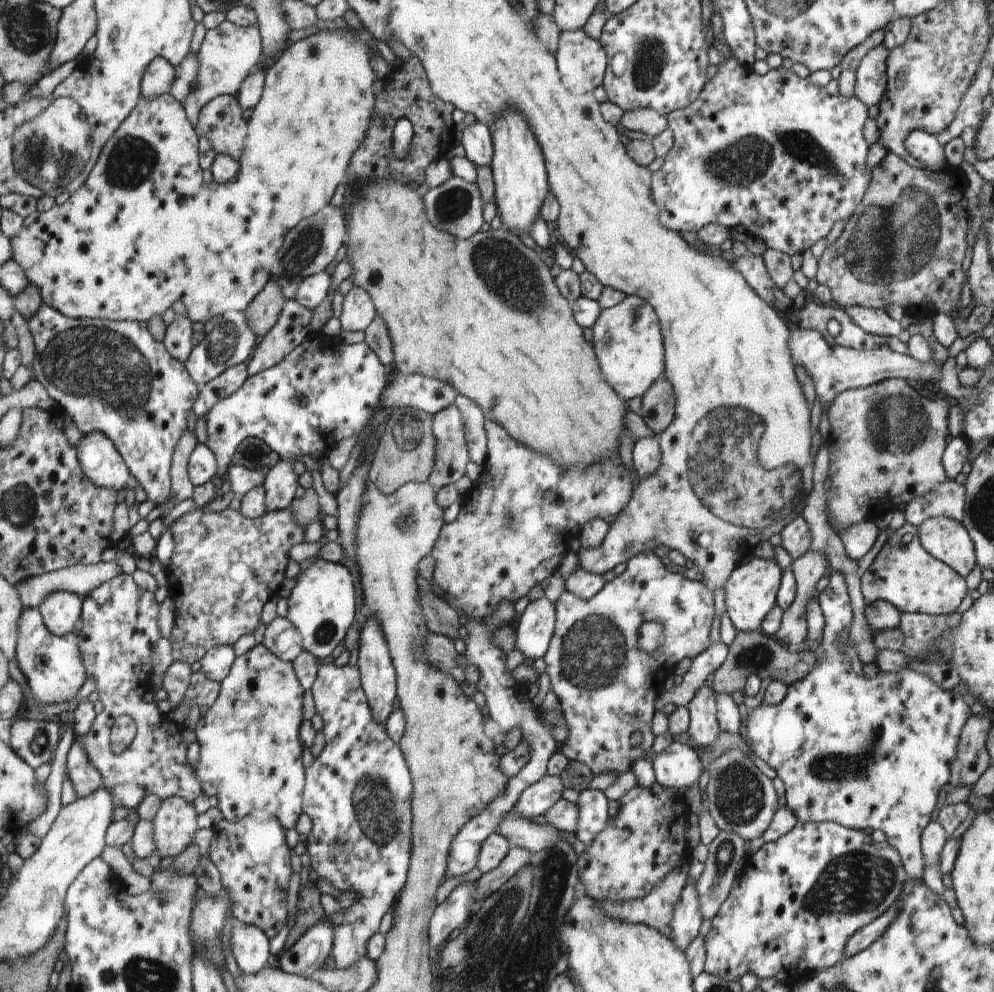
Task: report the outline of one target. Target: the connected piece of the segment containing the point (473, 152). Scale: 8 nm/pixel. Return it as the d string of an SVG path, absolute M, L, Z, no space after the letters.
M482 122L470 124L462 133L461 143L465 156L477 168L490 166L495 153L491 128Z

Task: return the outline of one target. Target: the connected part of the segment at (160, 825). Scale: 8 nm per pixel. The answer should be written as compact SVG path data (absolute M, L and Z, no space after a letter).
M170 796L162 801L154 820L154 842L160 856L180 854L194 840L196 812L194 804L180 796Z

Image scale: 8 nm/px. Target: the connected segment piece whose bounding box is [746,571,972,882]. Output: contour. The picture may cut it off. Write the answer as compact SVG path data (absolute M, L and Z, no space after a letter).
M834 572L823 581L820 587L821 594L819 602L824 614L824 634L822 634L822 642L814 648L816 654L816 664L814 668L808 672L808 675L798 682L788 687L787 697L778 705L766 706L760 704L757 708L752 709L750 716L746 718L746 736L748 736L748 744L752 748L752 752L761 758L770 768L776 771L780 780L784 782L786 787L786 807L794 814L797 822L816 822L833 821L842 826L855 830L880 830L884 832L887 844L890 844L898 852L901 862L904 866L907 878L913 882L922 880L924 873L924 860L921 852L921 835L924 828L932 820L932 812L936 808L940 790L948 785L950 780L950 768L952 762L956 762L956 754L958 754L958 742L960 742L960 734L964 724L968 722L972 715L972 708L966 704L963 696L954 690L944 690L927 674L916 672L910 668L904 668L898 672L882 672L872 678L866 678L864 675L857 675L851 668L851 662L847 655L840 652L838 645L840 644L841 632L850 627L854 618L852 611L851 596L848 595L846 580L842 572Z

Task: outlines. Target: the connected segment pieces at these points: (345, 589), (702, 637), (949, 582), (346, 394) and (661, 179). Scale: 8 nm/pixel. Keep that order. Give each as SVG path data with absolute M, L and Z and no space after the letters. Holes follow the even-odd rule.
M317 559L296 578L292 594L288 598L288 620L302 636L302 647L314 657L325 659L344 640L354 623L354 610L358 588L352 584L351 572L343 564Z
M644 550L643 553L638 554L636 557L626 562L626 570L620 576L616 576L614 580L606 583L602 591L597 597L590 598L590 600L583 600L578 598L569 592L564 590L560 594L560 598L555 603L556 606L556 624L555 624L555 635L551 640L550 649L547 651L547 655L544 657L546 660L546 672L550 676L552 683L552 691L560 700L561 712L566 720L568 726L568 740L562 746L561 753L566 756L568 761L581 762L586 764L592 771L592 775L596 774L610 774L610 772L618 772L620 774L631 771L632 766L639 759L652 758L653 755L653 742L654 736L650 732L650 726L652 726L652 714L656 710L656 696L660 694L660 690L664 688L664 680L666 676L670 676L672 668L682 660L682 658L697 658L704 650L710 646L710 628L712 628L712 618L714 618L714 600L712 600L712 592L708 590L707 586L702 584L702 581L692 581L684 578L682 574L674 574L674 572L668 572L664 568L664 564L656 558L656 554L653 551ZM700 594L708 594L708 604L702 602L702 596ZM654 620L658 624L662 624L662 640L660 640L660 646L654 654L648 654L644 652L642 648L638 648L638 628L642 625L642 622ZM635 731L642 733L642 742L636 747L630 743L630 738Z
M908 523L896 532L884 534L883 548L861 577L862 595L867 605L885 601L900 612L950 615L969 594L966 577L933 558L919 540L918 527Z
M322 332L306 338L284 361L255 376L248 376L238 392L222 398L208 412L205 420L208 430L206 445L214 452L216 463L219 464L215 482L220 484L225 480L227 471L232 466L232 456L235 456L236 448L246 438L264 440L280 456L281 461L293 462L304 455L318 454L326 457L340 441L352 436L364 436L364 430L370 428L369 422L387 389L387 371L379 356L364 341L349 345L340 337L328 340Z
M714 9L710 18L710 32L714 32L711 38L718 38L722 44L718 46L718 51L722 52L726 60L717 66L718 72L707 86L704 86L699 99L692 105L681 110L668 114L666 117L667 128L673 135L673 146L670 148L662 168L652 174L652 195L655 202L659 204L659 223L661 227L674 230L676 232L700 232L708 224L720 224L728 230L735 226L743 226L751 240L759 237L766 244L767 249L778 250L792 257L794 254L802 254L808 250L814 242L824 238L834 222L838 220L847 221L862 202L864 194L868 192L872 178L872 169L867 166L867 156L870 145L864 138L863 129L869 117L869 108L866 107L855 95L853 96L830 96L826 87L818 86L809 79L800 78L792 69L780 66L776 70L770 70L765 76L759 76L753 69L743 67L734 57L730 56L730 49L724 40L723 24L718 10Z

